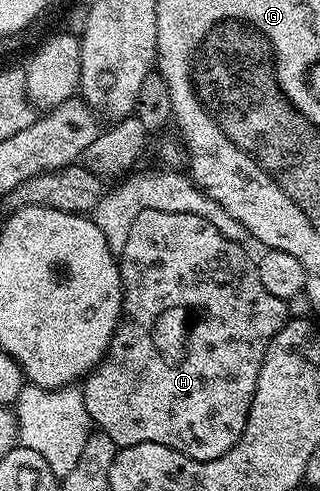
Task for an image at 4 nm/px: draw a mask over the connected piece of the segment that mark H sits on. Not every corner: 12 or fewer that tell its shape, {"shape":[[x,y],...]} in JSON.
{"shape":[[139,212],[84,379],[119,448],[200,462],[247,424],[290,319],[187,212]]}

